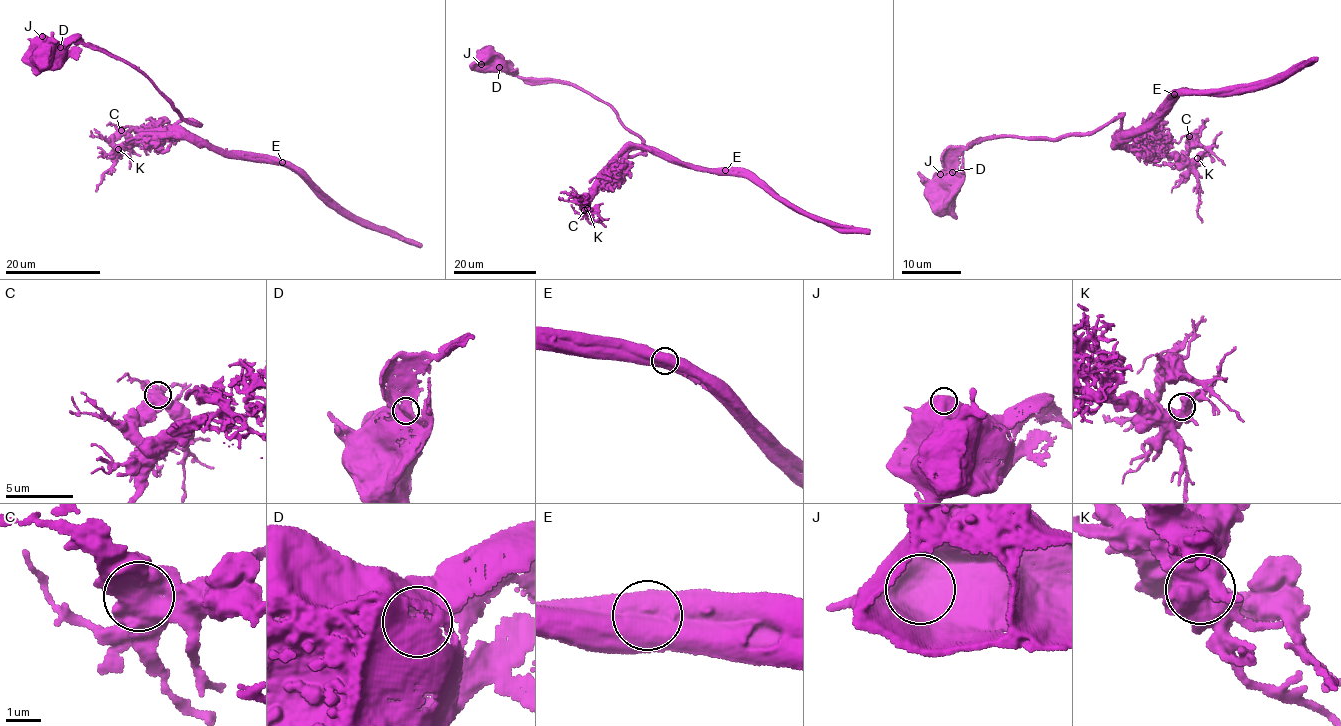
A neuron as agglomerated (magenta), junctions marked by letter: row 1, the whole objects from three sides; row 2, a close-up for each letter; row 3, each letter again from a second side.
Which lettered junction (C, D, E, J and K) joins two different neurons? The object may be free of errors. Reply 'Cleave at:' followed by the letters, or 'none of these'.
Cleave at: E

